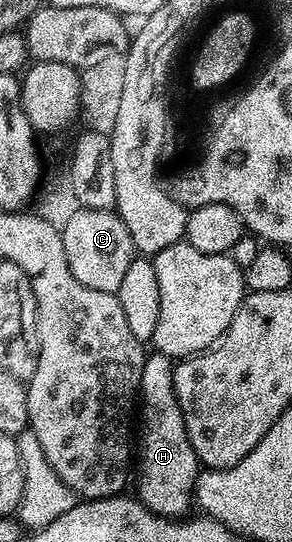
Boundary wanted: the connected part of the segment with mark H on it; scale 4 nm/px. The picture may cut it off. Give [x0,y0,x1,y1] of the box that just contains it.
[137,352,201,519]

